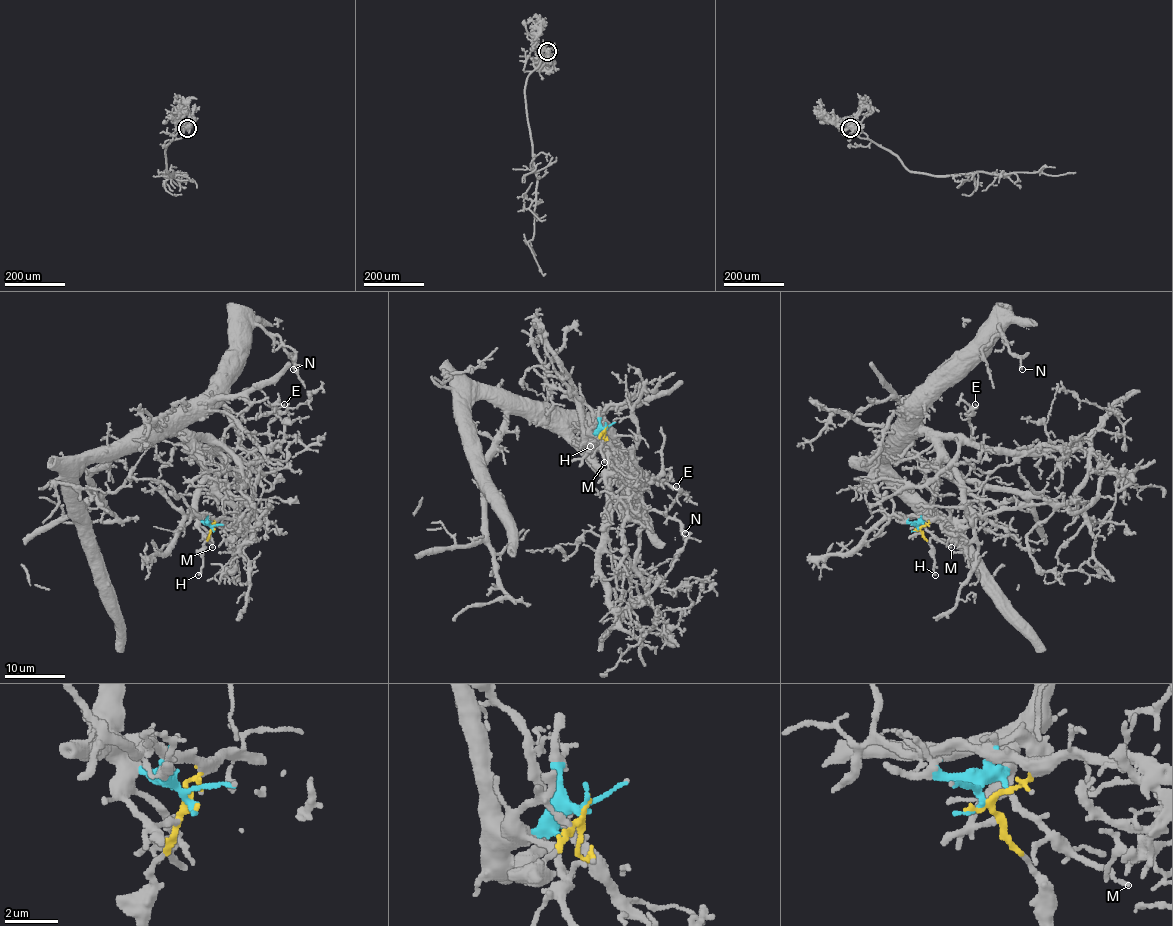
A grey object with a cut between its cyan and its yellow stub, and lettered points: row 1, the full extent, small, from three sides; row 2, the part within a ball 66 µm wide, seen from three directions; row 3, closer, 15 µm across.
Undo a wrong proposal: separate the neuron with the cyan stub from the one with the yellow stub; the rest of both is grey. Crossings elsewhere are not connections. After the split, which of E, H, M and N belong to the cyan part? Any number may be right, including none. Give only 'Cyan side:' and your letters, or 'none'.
Cyan side: E, M, N

